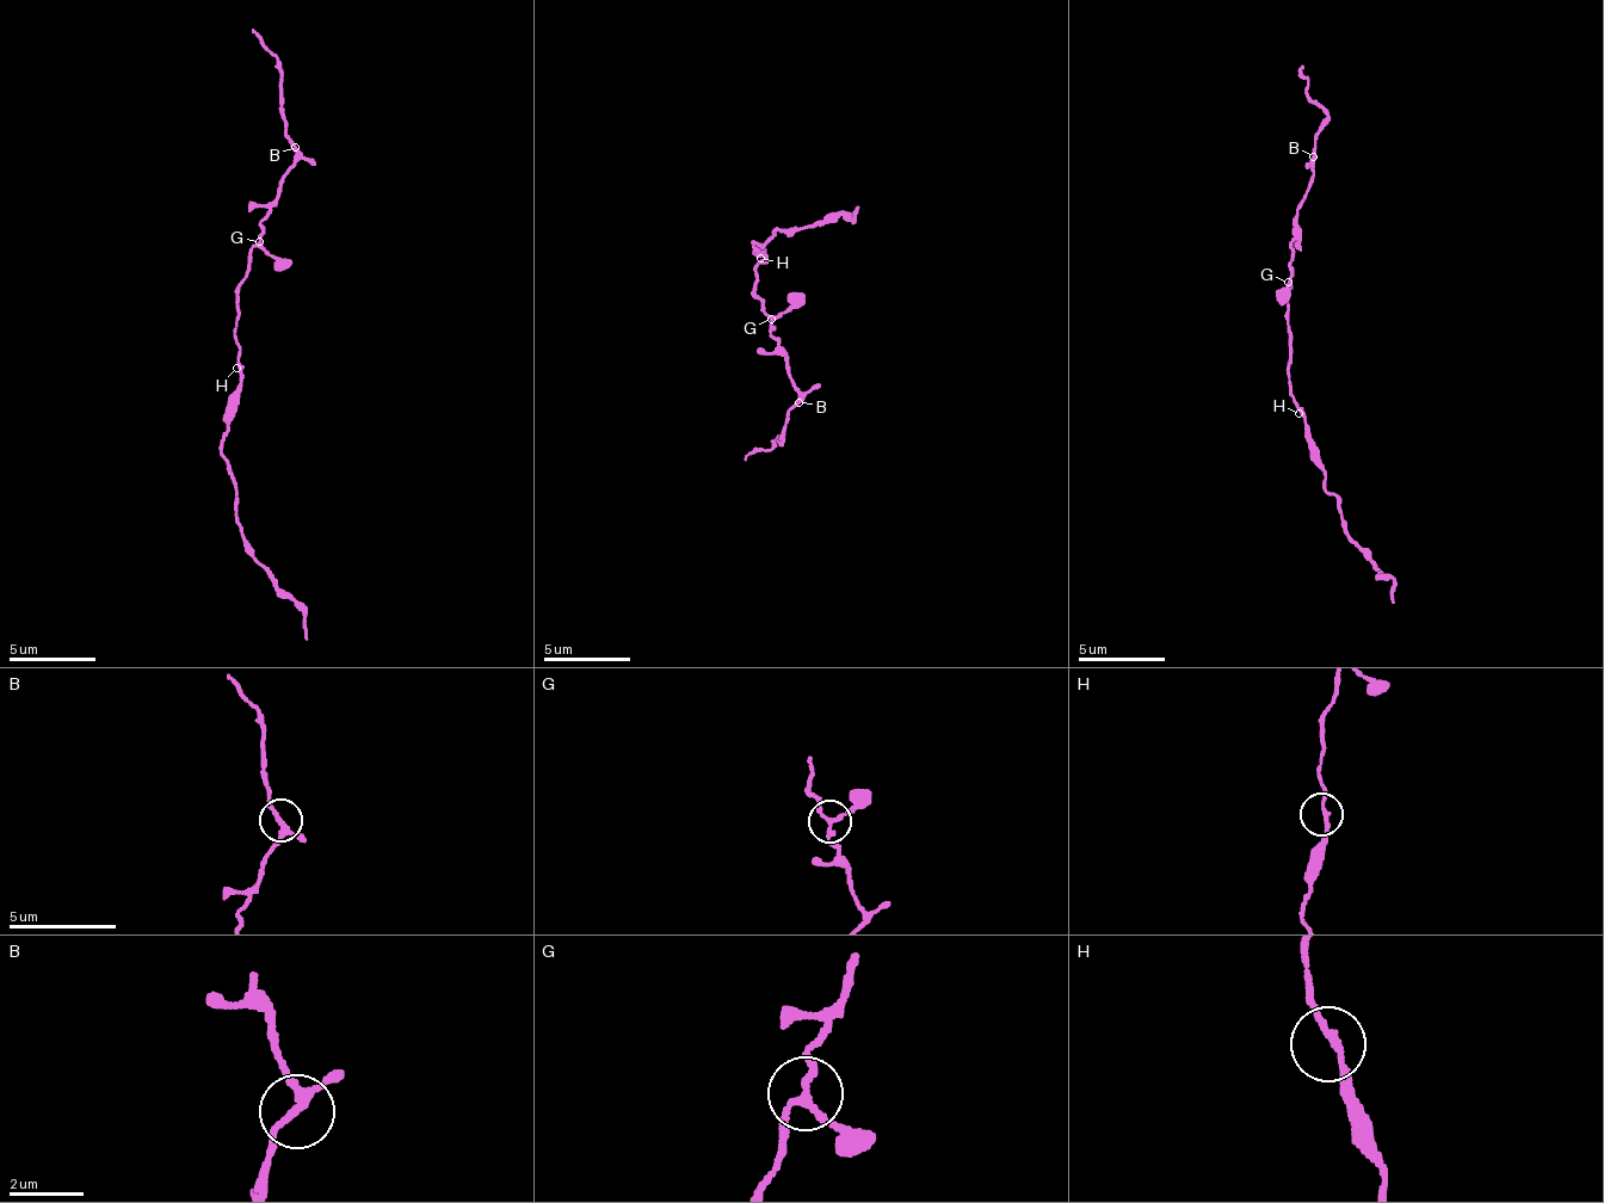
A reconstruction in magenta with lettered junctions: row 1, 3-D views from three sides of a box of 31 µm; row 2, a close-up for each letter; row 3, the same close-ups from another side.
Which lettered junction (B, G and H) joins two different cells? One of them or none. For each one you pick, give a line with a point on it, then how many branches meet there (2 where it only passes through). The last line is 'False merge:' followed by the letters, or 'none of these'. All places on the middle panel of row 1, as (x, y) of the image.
False merge: none of these

